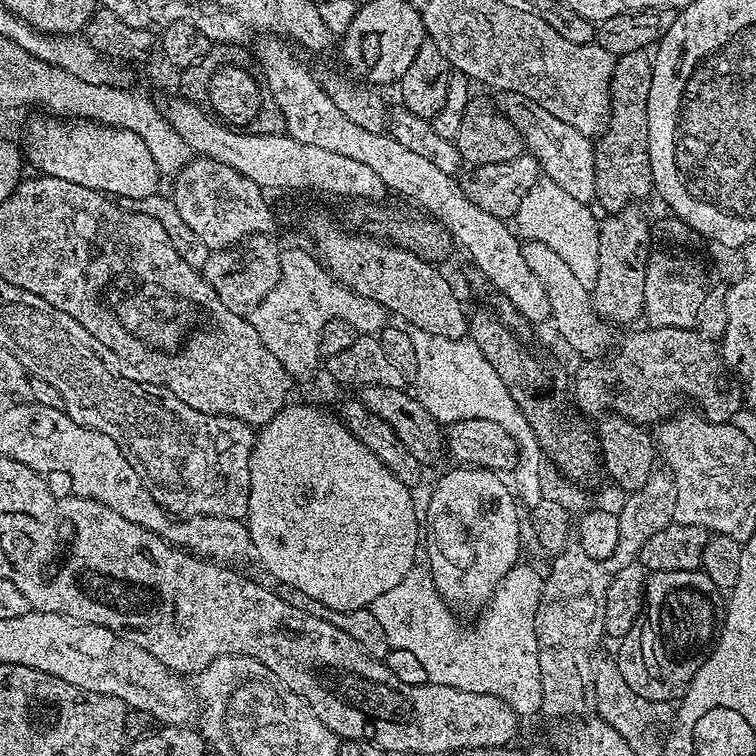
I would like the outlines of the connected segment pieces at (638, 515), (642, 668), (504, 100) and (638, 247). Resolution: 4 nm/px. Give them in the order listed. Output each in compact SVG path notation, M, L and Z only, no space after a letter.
M653 470L650 478L646 478L646 486L631 493L625 500L628 501L621 508L618 508L620 517L618 547L614 549L614 554L610 554L610 558L596 560L596 566L604 568L602 570L604 586L598 588L598 584L602 580L596 578L596 594L606 594L606 590L610 590L610 582L614 582L614 574L618 574L618 570L622 570L622 566L630 566L634 563L639 557L642 546L646 546L646 538L650 538L650 534L658 534L658 530L673 523L672 515L676 509L676 487L672 473L667 470Z
M702 570L651 573L644 582L644 610L640 623L630 642L619 645L624 656L615 657L622 678L626 678L626 686L642 694L642 698L679 701L702 662L706 662L721 623L721 589L716 588Z
M496 92L494 103L518 130L525 149L540 163L541 173L562 186L566 194L578 198L578 202L591 205L596 200L596 150L593 141L574 130L574 126L566 126L566 122L554 118L550 110L542 110L538 102L530 102L530 98L522 98L522 94L517 92Z
M636 206L623 208L620 212L605 215L599 221L598 274L596 283L590 288L592 304L601 318L616 326L628 324L631 320L639 321L644 314L646 266L654 245L648 220L638 209Z

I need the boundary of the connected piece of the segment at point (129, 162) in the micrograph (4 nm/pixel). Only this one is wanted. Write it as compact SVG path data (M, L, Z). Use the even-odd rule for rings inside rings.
M48 120L32 123L26 132L24 156L35 171L117 199L141 200L157 195L162 173L145 140L136 132L95 121Z

